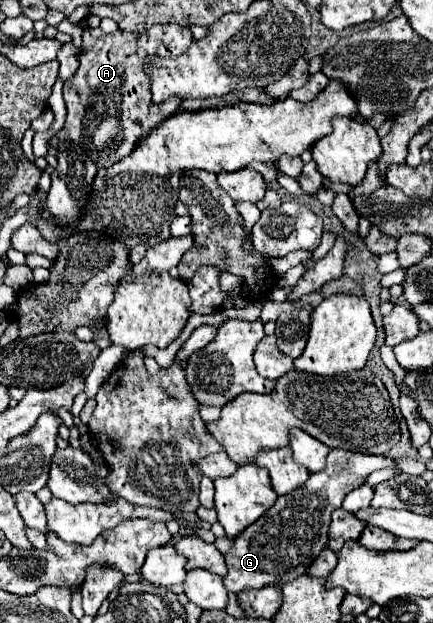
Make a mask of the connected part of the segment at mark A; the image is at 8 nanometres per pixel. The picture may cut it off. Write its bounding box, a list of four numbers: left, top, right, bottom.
[49,24,191,170]

